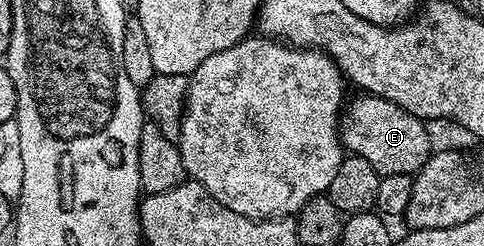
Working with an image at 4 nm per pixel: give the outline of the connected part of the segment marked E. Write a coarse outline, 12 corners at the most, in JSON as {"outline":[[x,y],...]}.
{"outline":[[357,93],[342,148],[380,176],[416,175],[435,147],[428,126]]}

